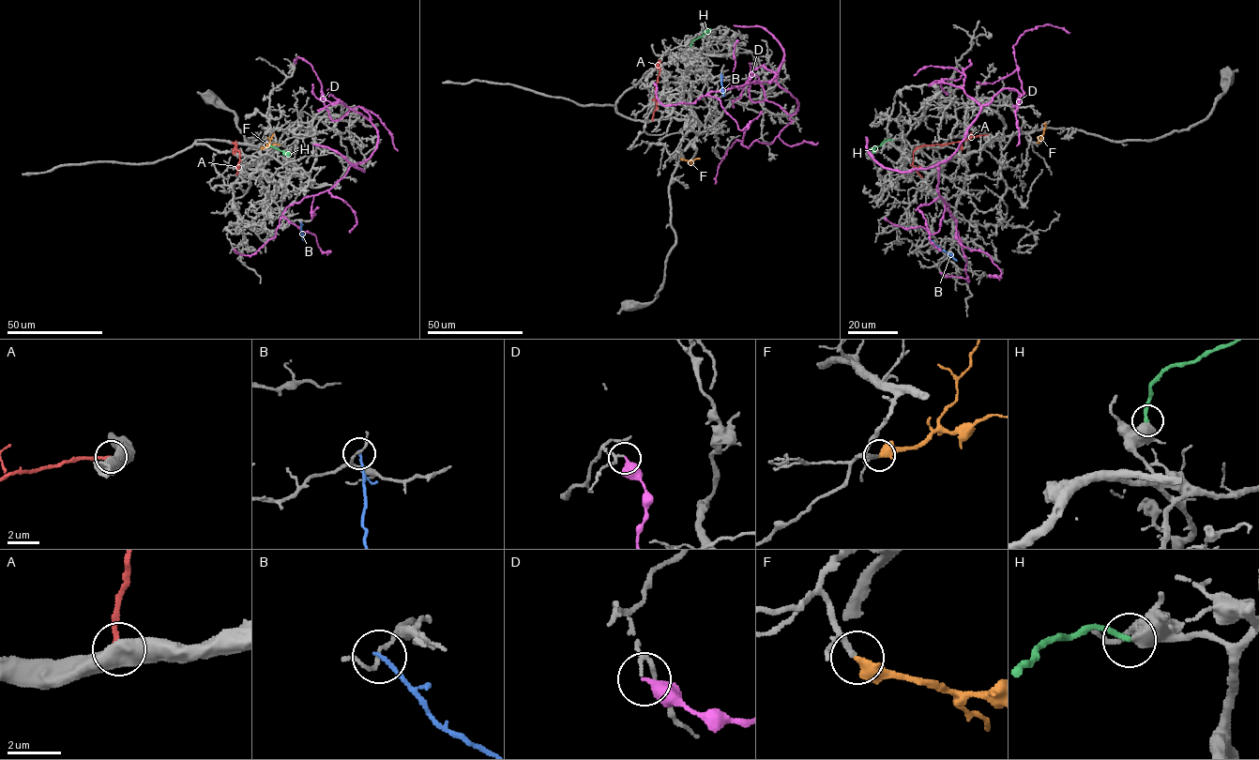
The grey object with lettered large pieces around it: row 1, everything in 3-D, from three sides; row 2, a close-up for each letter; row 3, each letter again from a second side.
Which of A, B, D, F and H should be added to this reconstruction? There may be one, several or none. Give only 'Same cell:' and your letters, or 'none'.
Same cell: F, H

